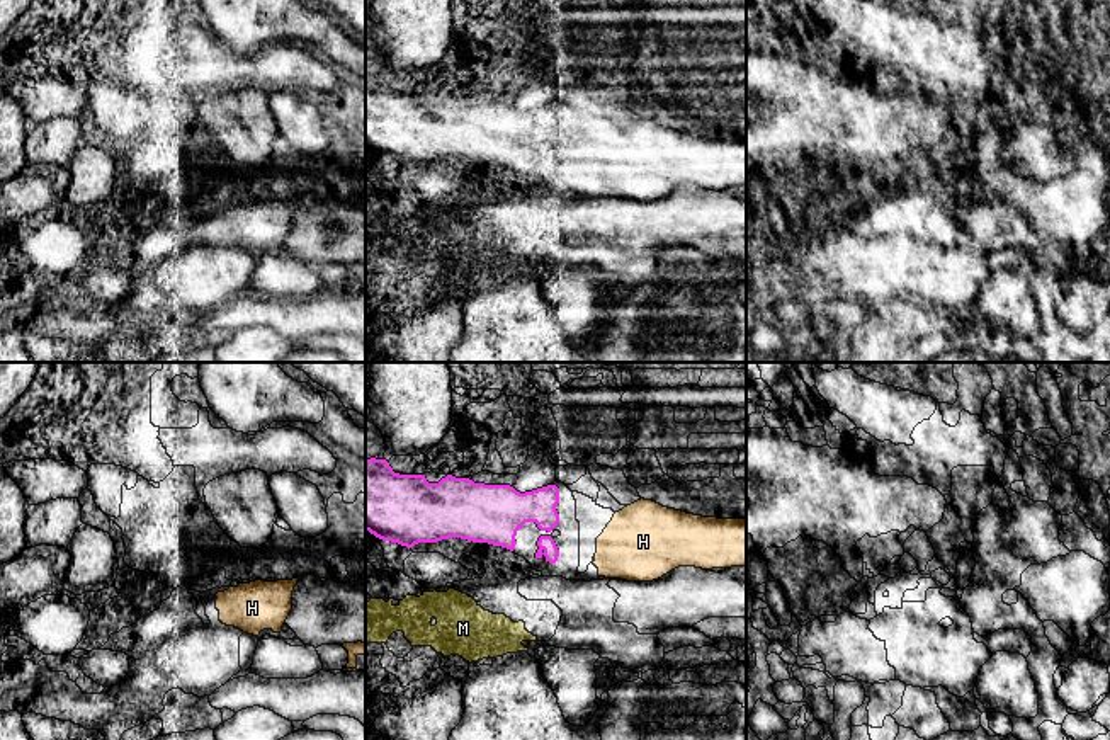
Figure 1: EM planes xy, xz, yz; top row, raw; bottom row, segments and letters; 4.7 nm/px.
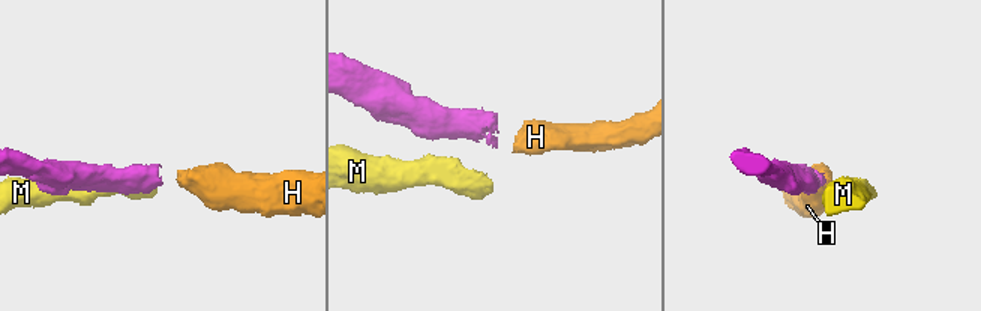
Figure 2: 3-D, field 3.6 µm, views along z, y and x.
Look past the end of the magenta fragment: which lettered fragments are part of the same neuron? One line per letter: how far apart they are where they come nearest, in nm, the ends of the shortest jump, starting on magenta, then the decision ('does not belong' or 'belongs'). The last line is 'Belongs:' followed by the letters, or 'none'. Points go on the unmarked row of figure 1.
H: gap 170 nm; span xz (558, 174), (594, 181); belongs
M: gap 220 nm; span xz (412, 165), (424, 211); does not belong
Belongs: H

